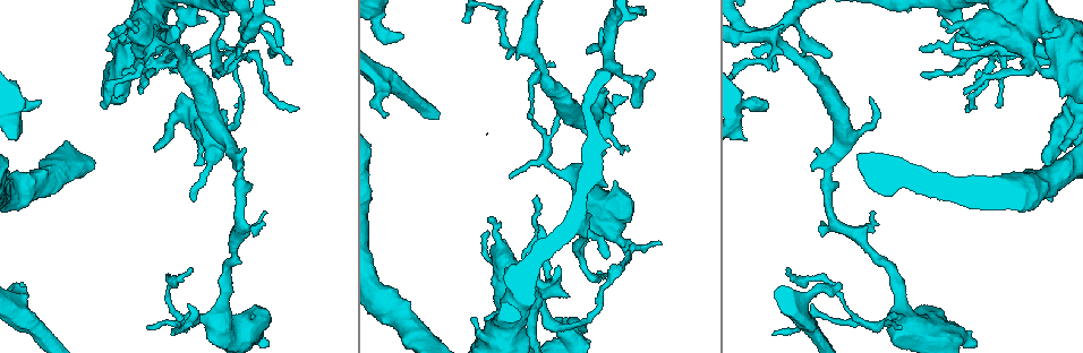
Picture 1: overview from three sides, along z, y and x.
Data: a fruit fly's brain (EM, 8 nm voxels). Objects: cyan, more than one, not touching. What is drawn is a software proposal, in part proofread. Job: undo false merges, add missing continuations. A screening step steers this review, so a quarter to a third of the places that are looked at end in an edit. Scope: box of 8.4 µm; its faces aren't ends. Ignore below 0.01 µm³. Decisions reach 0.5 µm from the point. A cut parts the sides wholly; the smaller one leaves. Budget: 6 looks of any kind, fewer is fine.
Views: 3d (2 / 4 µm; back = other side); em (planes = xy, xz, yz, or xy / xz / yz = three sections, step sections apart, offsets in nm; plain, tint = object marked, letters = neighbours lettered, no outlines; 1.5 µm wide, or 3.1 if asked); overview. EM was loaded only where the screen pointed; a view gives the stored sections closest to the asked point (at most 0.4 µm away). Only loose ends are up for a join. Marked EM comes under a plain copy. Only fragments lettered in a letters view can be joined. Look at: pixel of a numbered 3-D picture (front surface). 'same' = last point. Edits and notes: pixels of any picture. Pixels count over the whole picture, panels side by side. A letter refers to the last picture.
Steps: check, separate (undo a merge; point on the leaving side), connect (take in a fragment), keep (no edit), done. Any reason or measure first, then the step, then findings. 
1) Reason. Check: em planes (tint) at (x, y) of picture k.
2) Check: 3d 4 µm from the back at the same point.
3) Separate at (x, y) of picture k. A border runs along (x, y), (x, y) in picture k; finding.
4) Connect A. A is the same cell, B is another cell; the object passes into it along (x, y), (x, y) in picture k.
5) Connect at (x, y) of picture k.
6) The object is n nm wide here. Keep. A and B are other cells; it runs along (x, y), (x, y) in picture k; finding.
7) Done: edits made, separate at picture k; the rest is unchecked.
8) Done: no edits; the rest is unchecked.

Free end. Check: 3d 2 µm at (154, 151) of picture 1.

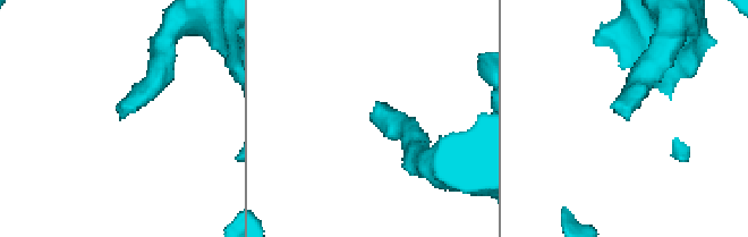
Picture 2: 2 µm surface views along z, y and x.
Shape alone is not enough. Check: em yz step 4 (letters) at (374, 119) of picture 2.

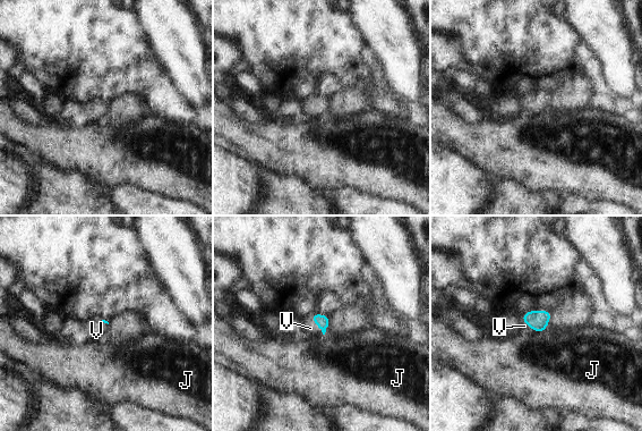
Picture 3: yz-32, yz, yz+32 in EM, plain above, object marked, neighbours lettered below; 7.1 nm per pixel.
Check: em planes (letters) at the same point.

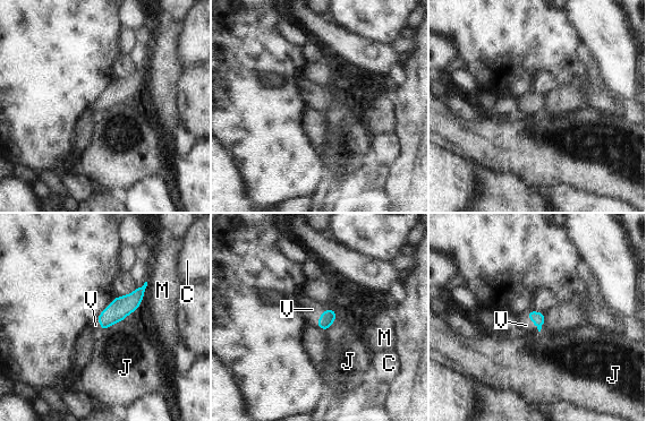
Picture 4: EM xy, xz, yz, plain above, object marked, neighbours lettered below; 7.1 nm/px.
Connect V. V is the same cell, C, J and M are other cells; the object passes into it along (328, 317), (321, 315), (312, 309) in picture 4; the cell continues.

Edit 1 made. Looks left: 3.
Closes a loop. Check: em planes (letters) at (534, 225) of picture 1.

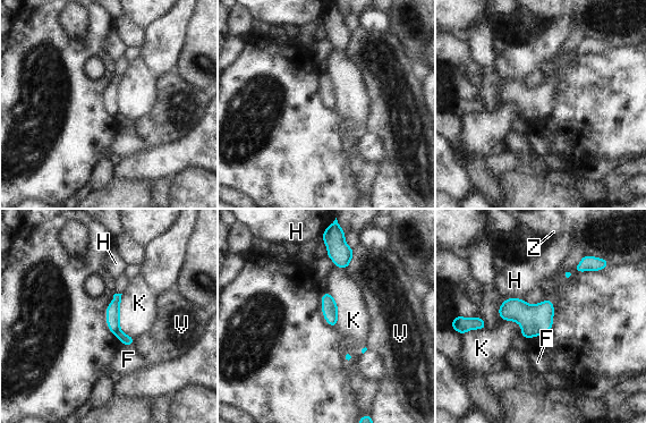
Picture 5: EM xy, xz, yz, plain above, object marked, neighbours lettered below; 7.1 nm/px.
Separate at (113, 310) of picture 5. F, H, K, V and Z are other cells; the part that leaves runs along (118, 296), (113, 307), (115, 330) in picture 5; a second cell is stuck on.

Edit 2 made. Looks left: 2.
A fork. Check: em yz step 8 (tint) at (176, 61) of picture 1.

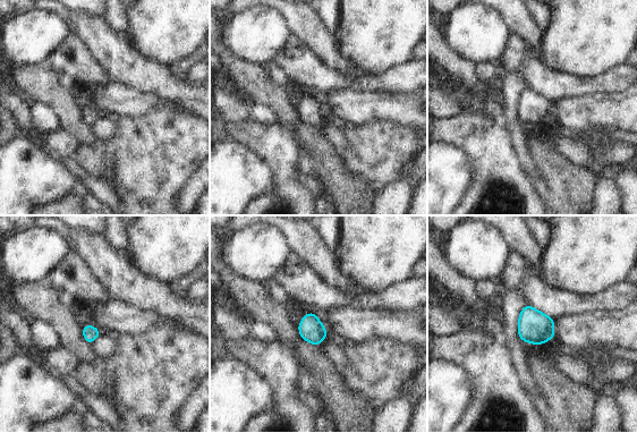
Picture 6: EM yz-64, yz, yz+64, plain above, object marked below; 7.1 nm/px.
Check: em planes (letters) at the same point.

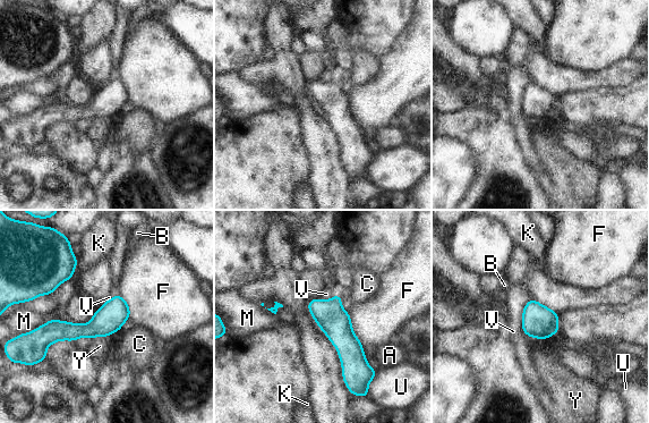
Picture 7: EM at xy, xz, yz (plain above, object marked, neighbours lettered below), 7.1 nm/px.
The longest contact is with V, 260 nm. Keep. A, B, C, F, K, M, U, V and Y are other cells; all the same cell.

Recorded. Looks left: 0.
Done: edits made, connect at picture 4, separate at picture 5; the rest is unchecked.

